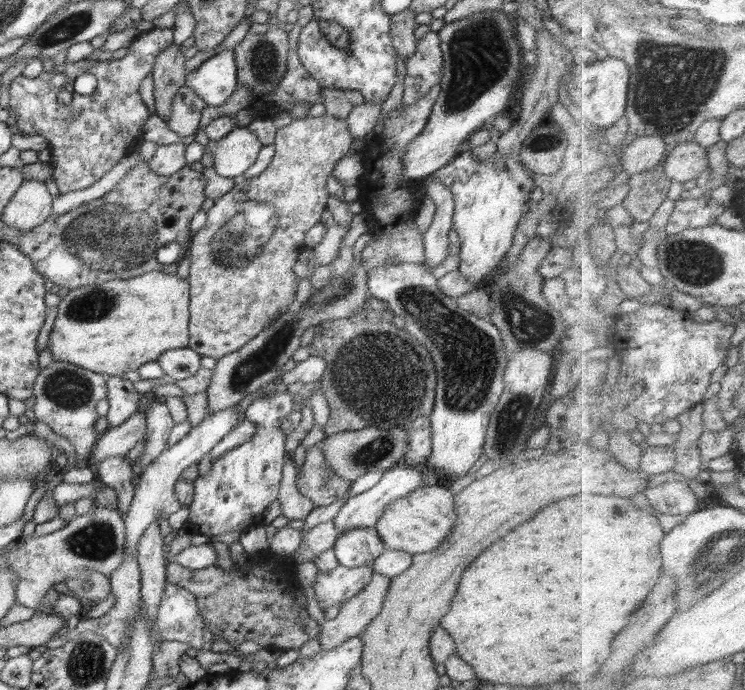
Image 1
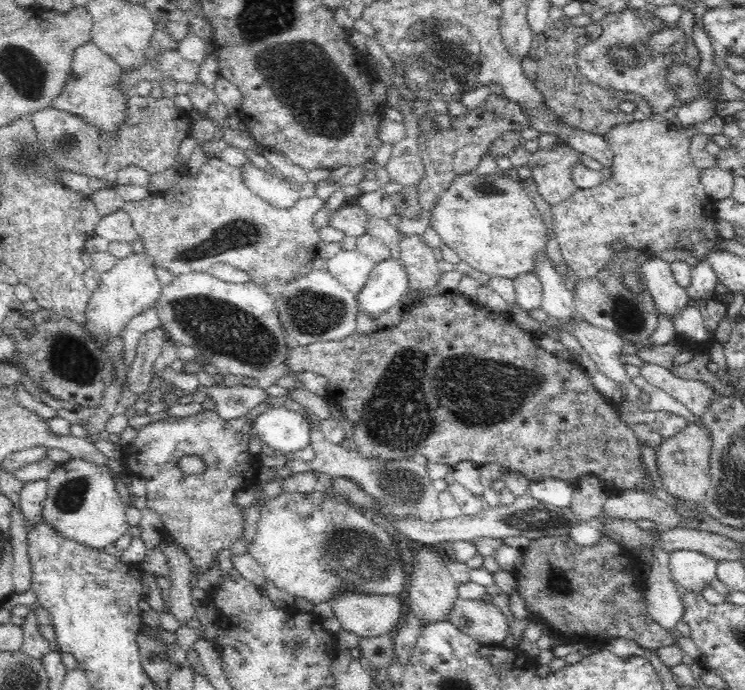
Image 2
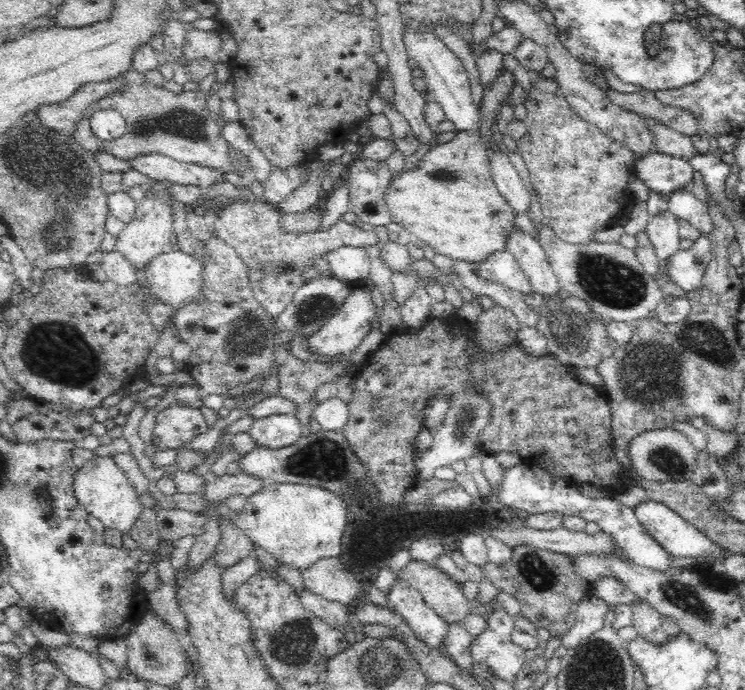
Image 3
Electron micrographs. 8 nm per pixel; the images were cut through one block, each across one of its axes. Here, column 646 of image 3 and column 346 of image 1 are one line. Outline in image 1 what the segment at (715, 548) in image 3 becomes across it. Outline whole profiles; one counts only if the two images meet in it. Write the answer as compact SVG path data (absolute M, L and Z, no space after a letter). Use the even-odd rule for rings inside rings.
M402 462L396 464L392 469L383 472L382 478L378 481L378 484L374 485L374 488L346 499L337 516L332 520L337 532L346 532L353 528L375 527L388 503L406 496L409 492L415 491L431 481L431 472L426 466L410 467L410 465Z

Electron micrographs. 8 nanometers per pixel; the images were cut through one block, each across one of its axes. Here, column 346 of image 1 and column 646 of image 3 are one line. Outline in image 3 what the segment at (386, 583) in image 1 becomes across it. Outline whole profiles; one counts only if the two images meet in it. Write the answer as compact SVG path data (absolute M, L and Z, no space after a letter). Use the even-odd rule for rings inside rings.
M638 600L629 604L633 613L633 625L638 636L654 645L663 645L668 635L663 627L662 616L646 600Z

